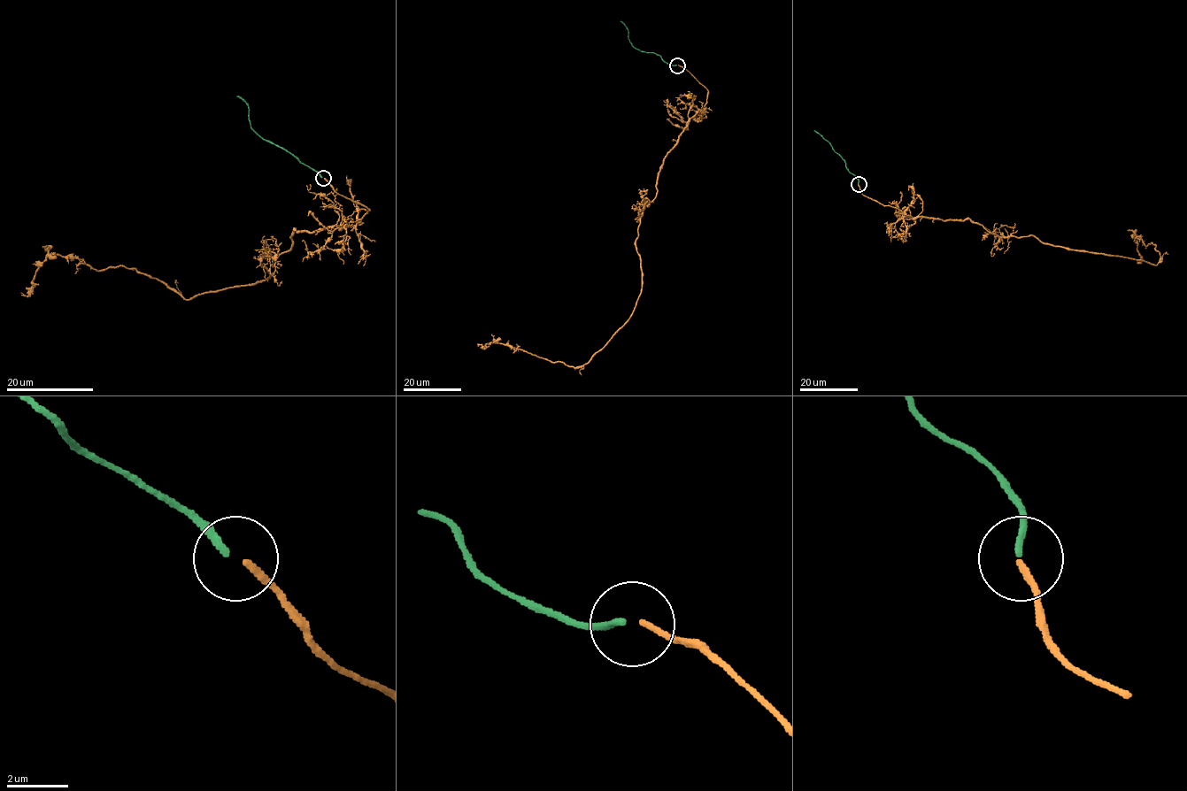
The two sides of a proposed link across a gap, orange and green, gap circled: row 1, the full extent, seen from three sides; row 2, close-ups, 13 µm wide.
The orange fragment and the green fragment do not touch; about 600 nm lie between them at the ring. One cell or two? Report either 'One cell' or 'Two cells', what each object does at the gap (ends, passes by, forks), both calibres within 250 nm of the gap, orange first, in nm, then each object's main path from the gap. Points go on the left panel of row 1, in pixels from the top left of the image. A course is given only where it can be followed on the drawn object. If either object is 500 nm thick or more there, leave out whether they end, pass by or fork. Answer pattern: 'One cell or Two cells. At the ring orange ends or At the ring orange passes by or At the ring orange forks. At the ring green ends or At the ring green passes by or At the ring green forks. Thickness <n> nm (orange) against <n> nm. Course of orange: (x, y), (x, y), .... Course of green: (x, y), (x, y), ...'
One cell. At the ring orange ends. At the ring green ends. Thickness 200 nm (orange) against 240 nm. Course of orange: (324, 178), (367, 211), (295, 229), (256, 283), (184, 299), (52, 254), (21, 292). Course of green: (322, 177), (296, 157), (260, 137), (250, 126), (248, 105), (237, 95)

